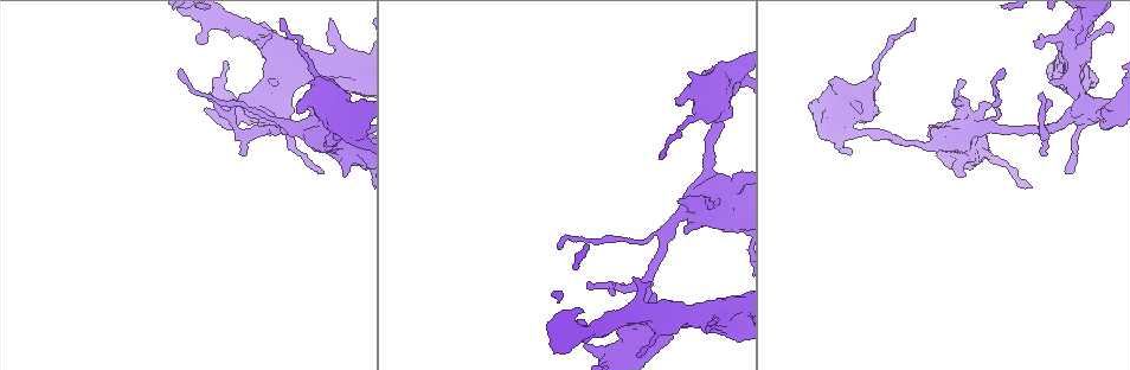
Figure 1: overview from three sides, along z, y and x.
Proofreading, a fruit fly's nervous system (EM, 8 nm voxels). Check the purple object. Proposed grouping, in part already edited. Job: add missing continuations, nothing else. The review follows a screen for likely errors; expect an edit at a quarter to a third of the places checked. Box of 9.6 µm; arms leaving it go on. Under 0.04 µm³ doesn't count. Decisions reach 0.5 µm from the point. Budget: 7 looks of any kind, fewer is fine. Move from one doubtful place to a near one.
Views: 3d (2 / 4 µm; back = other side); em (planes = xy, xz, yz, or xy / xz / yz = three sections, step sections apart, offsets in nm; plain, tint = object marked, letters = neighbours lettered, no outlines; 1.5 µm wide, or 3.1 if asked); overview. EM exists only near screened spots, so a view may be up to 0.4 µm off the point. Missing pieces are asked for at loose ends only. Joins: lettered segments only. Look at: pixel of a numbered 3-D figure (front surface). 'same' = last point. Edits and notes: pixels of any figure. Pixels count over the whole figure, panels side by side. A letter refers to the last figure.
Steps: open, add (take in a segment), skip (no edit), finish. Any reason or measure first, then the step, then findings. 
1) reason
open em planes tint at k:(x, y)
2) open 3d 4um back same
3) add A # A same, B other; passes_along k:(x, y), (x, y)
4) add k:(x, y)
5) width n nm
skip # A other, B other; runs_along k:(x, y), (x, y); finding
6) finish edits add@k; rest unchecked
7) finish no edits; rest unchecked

thick end
open em xy step 8 letters at 1:(205, 108)

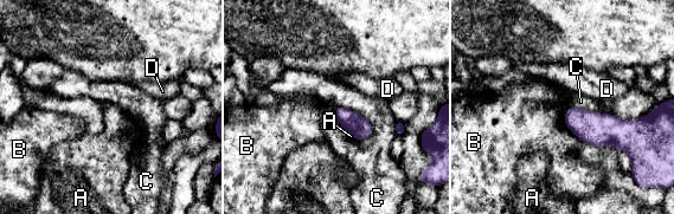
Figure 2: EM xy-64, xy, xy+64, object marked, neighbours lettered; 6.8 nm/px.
open em yz step 8 letters same

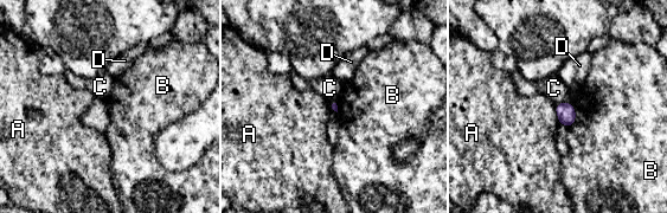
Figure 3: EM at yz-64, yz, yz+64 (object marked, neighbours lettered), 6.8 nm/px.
longest_contact B 180 nm
skip # A other, B other, C other, D other; none of them fits

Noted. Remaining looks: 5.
open 3d 4um at 1:(1047, 154)

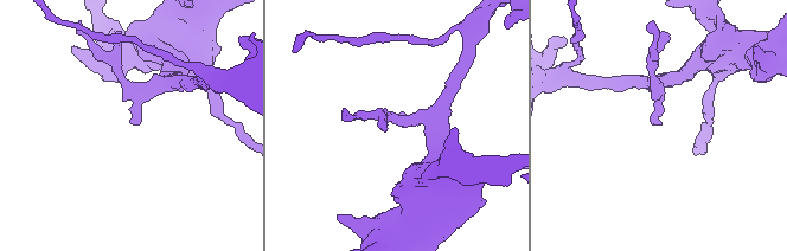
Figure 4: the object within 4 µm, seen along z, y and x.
now the EM
open em planes letters at 4:(132, 121)

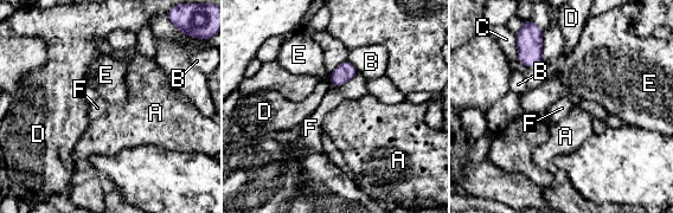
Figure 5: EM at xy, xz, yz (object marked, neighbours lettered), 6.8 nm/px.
skip # A other, B other, C other, D other, E other, F other; border 5:(358, 71), (339, 85), (328, 79); none of them fits

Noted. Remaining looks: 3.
tapers out
open 3d 2um at 1:(1070, 171)

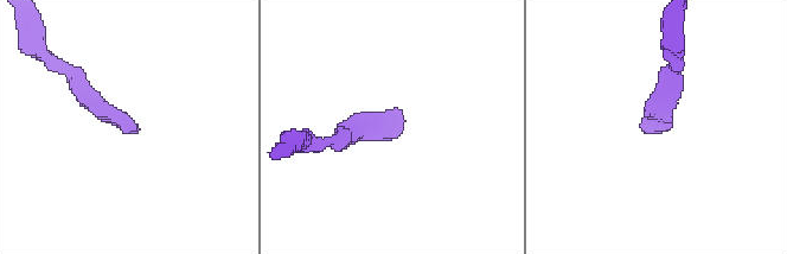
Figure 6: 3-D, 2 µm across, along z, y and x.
open em xz step 4 plain at 6:(653, 128)

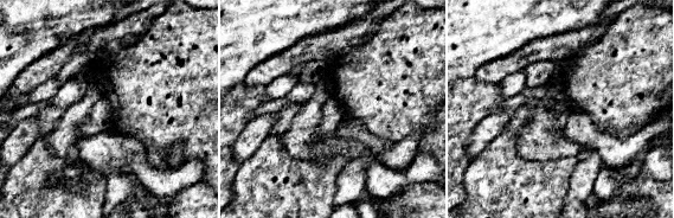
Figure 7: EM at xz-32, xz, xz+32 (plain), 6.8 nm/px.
see the neighbours
open em xz step 4 letters same

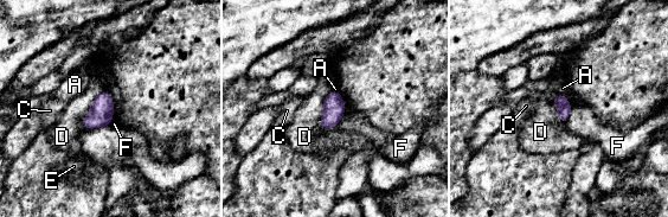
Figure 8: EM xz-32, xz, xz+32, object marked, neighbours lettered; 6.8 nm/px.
skip # A other, C other, D other, E other, F other; border 8:(321, 103), (319, 123), (328, 128); no lettered segment goes on from it

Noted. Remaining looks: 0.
finish no edits; rest unchecked

